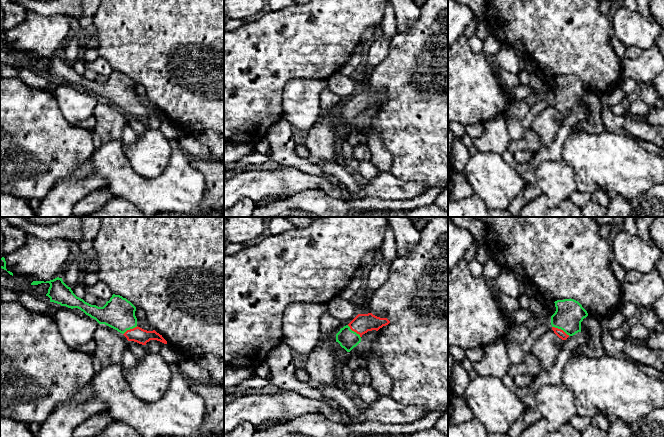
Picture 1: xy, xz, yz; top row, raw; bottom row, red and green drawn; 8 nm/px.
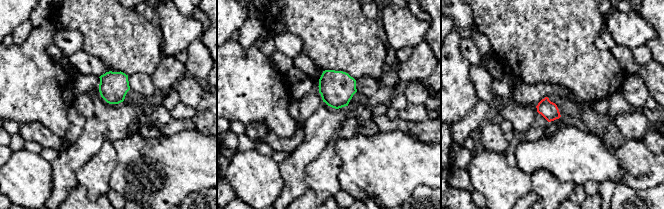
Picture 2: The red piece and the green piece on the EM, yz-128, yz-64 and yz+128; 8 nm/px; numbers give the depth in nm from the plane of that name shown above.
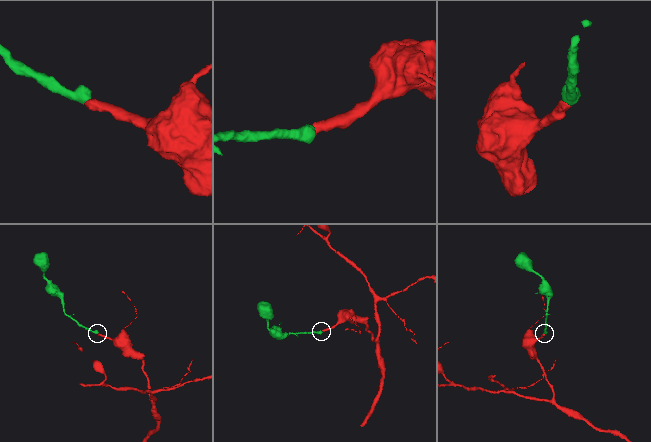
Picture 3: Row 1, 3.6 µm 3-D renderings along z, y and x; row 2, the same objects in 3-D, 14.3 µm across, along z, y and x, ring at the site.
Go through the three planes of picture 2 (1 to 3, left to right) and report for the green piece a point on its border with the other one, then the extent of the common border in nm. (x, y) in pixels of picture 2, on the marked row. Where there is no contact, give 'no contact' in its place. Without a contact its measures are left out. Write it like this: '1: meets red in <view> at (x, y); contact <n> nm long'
1: no contact
2: no contact
3: no contact

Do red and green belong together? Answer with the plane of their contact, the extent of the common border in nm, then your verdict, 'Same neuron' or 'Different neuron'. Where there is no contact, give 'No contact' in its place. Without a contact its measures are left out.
Touches red in yz. Shared border 160 nm. Same neuron

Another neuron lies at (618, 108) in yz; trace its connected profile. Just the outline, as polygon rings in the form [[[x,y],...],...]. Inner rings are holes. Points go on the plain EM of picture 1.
[[[615,101],[611,106],[611,110],[617,116],[632,117],[624,101],[623,102]]]

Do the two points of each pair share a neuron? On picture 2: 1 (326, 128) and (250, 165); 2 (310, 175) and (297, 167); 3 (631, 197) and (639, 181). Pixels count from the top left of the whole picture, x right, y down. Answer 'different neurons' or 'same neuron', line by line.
1: different neurons
2: different neurons
3: different neurons

